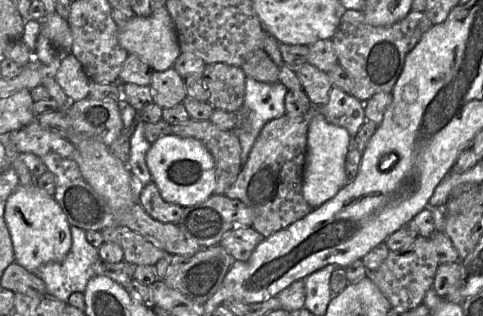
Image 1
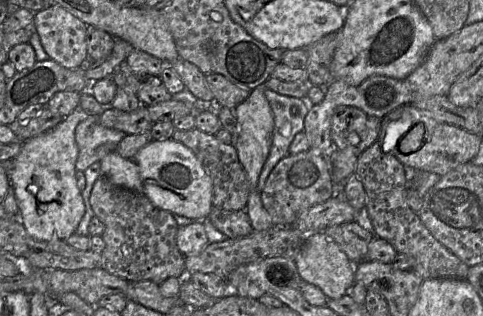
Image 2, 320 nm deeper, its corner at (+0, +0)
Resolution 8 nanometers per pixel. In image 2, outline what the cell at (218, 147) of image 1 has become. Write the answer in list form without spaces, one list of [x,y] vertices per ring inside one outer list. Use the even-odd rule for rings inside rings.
[[[197,128],[188,131],[176,130],[172,140],[182,143],[193,151],[212,180],[212,204],[214,208],[227,211],[245,210],[250,194],[250,183],[234,145],[219,141],[215,135]]]

